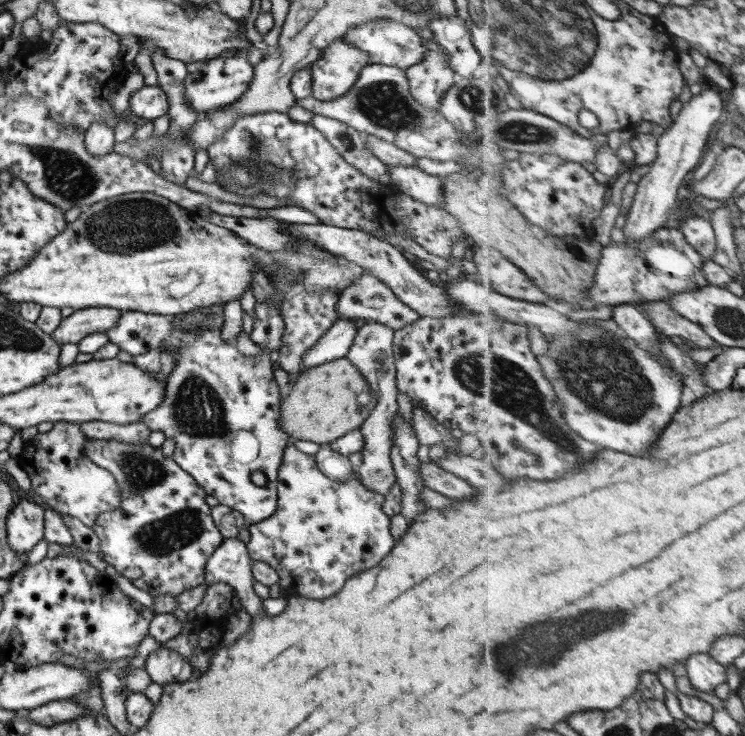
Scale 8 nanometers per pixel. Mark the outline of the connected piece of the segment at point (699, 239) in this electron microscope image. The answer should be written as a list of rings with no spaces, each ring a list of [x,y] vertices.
[[[692,215],[684,219],[681,229],[703,255],[713,258],[718,250],[718,240],[716,240],[716,232],[714,232],[714,226],[710,220]]]

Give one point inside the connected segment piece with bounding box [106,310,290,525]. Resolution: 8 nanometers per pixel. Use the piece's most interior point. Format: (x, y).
(222, 409)

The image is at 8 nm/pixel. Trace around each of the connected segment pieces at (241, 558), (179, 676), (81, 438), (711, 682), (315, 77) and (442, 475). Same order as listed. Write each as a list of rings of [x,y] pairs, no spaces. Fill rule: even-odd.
[[[223,537],[222,544],[208,558],[203,582],[226,583],[234,590],[246,612],[251,615],[266,615],[263,602],[252,588],[253,560],[248,554],[247,544],[238,537]]]
[[[159,647],[154,650],[145,665],[151,680],[165,685],[173,682],[184,682],[192,676],[190,662],[174,650]]]
[[[56,422],[52,430],[37,433],[32,440],[25,442],[16,460],[28,474],[31,489],[40,503],[48,505],[61,516],[72,516],[85,526],[94,527],[98,516],[117,510],[122,495],[112,473],[85,455],[85,446],[91,439],[84,435],[80,426],[80,423]]]
[[[711,653],[695,654],[686,667],[693,686],[698,690],[713,693],[718,686],[728,682],[726,665],[713,658]]]
[[[336,39],[308,67],[312,74],[312,96],[321,101],[338,98],[352,88],[370,56]]]
[[[435,462],[421,463],[418,465],[420,478],[426,488],[435,490],[438,494],[450,499],[468,499],[478,493],[478,489],[470,486],[468,482],[454,476],[452,472],[442,470]]]

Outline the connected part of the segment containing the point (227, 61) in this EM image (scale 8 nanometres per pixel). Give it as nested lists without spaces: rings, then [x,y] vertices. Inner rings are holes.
[[[230,50],[222,53],[211,61],[198,61],[187,64],[188,75],[184,79],[186,86],[186,104],[192,106],[196,112],[210,113],[212,110],[219,110],[221,107],[231,105],[244,96],[244,92],[250,86],[254,77],[254,68],[248,61],[248,50]]]

